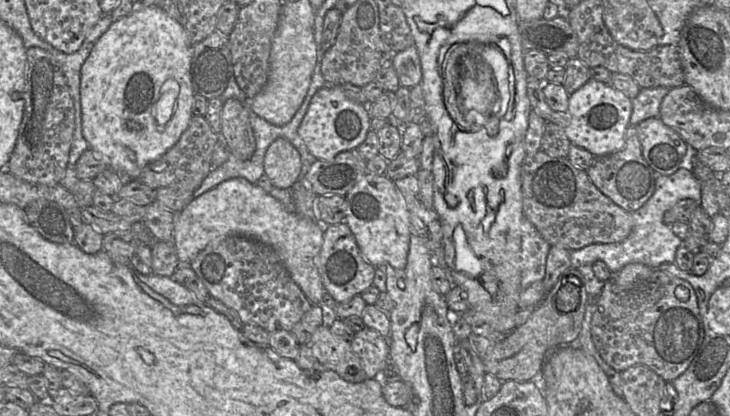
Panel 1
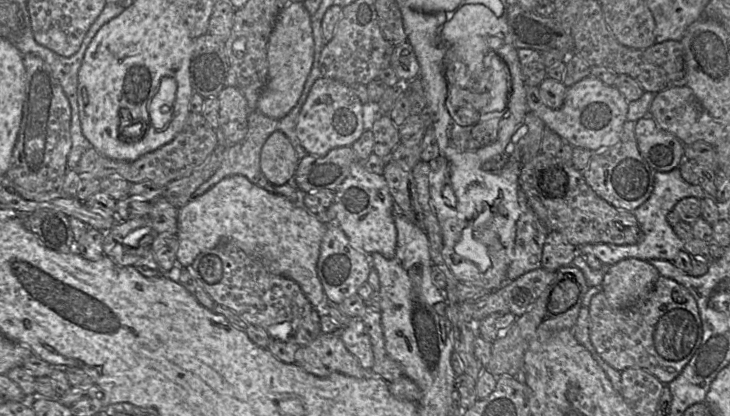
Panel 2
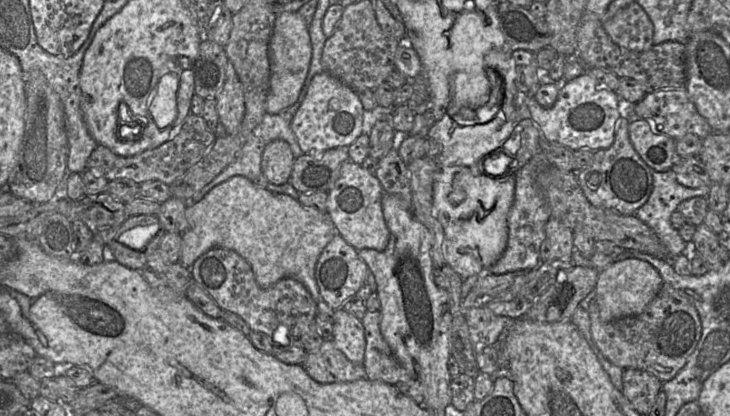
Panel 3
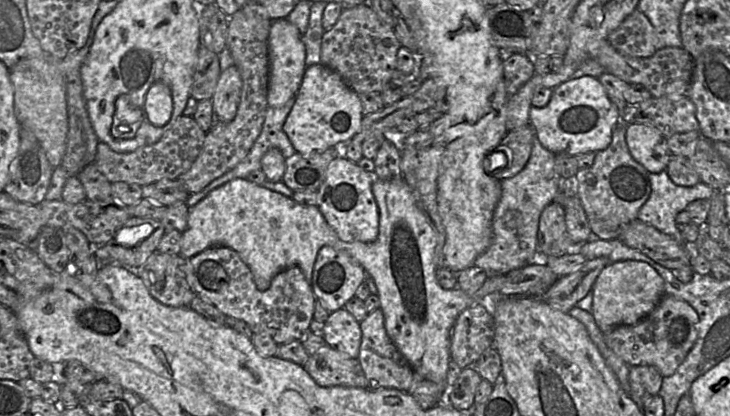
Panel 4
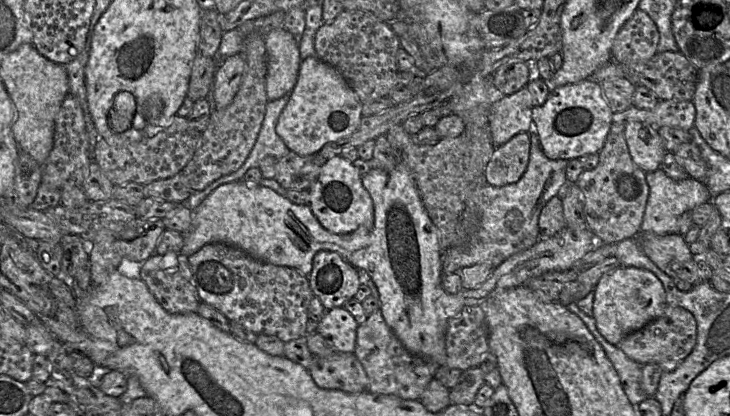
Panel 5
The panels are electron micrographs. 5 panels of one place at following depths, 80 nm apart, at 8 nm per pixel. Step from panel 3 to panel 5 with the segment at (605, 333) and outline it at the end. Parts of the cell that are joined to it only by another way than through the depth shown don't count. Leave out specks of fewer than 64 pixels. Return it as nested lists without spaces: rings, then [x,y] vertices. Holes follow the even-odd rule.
[[[666,305],[659,317],[626,335],[617,347],[630,359],[642,365],[655,363],[663,372],[670,372],[692,352],[696,341],[697,322],[694,315],[680,306]]]

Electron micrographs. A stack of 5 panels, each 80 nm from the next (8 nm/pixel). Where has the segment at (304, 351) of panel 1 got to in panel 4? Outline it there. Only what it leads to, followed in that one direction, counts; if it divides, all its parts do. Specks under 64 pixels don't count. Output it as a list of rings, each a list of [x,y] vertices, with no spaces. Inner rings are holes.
[[[329,345],[310,355],[303,366],[312,379],[322,387],[344,386],[368,388],[357,358],[351,358]]]

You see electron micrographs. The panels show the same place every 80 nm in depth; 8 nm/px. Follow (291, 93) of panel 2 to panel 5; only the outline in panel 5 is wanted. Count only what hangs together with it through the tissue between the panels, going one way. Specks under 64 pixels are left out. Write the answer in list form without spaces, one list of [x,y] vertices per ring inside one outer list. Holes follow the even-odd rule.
[[[277,28],[265,36],[267,53],[266,93],[269,101],[275,101],[291,93],[296,85],[301,64],[299,44],[284,28]]]

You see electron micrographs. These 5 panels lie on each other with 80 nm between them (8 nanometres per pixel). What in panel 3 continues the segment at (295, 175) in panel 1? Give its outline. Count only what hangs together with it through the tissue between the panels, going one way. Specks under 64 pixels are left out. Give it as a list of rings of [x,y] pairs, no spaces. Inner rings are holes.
[[[281,139],[268,143],[263,151],[261,171],[275,185],[289,182],[295,157],[290,145]]]

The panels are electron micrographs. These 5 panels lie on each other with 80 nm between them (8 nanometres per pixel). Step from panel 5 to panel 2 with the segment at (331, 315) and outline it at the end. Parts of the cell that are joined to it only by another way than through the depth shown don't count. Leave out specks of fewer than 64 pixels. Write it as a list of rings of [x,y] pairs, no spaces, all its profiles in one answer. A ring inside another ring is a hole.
[[[352,318],[344,327],[340,339],[347,350],[357,358],[360,366],[370,374],[374,356],[371,339],[361,318]]]

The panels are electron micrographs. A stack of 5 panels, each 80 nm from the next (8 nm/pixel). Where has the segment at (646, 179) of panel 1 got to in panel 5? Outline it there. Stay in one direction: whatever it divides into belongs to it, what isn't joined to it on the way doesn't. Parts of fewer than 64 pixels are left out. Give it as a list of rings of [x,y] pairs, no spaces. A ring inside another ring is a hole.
[[[611,124],[604,146],[598,152],[598,165],[592,170],[584,170],[575,182],[581,191],[587,226],[605,244],[617,243],[638,235],[649,197],[646,172],[633,162],[625,140],[624,128],[625,125]]]

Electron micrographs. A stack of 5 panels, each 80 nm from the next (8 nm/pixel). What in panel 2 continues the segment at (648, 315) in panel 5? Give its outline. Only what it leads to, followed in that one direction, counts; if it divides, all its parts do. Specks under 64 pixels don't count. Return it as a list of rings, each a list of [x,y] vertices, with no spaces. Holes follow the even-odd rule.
[[[627,258],[609,267],[599,289],[611,307],[623,309],[645,297],[659,276],[657,269],[648,261]]]

